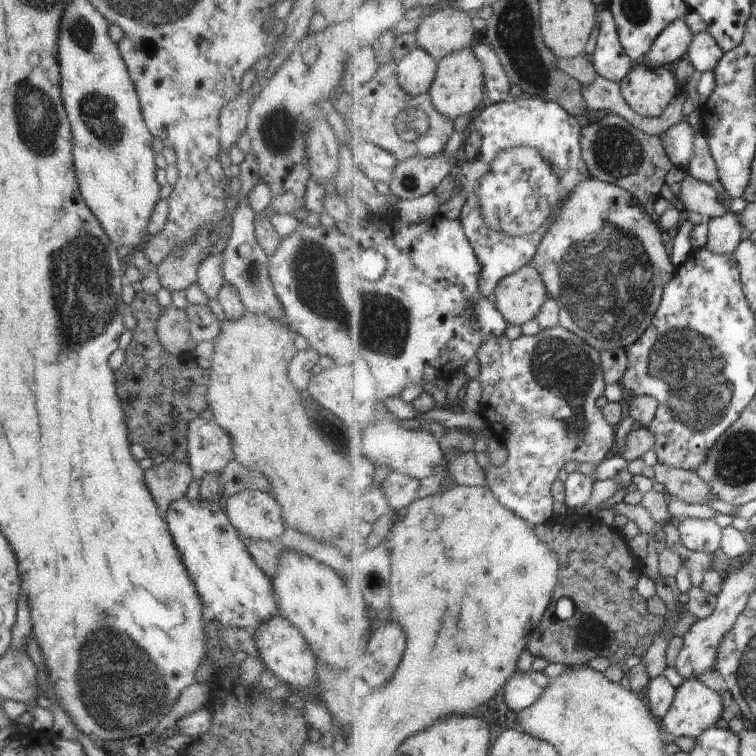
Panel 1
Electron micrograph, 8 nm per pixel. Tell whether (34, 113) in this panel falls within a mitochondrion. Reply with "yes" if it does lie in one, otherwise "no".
yes

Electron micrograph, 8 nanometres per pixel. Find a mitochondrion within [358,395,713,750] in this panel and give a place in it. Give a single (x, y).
(585, 635)

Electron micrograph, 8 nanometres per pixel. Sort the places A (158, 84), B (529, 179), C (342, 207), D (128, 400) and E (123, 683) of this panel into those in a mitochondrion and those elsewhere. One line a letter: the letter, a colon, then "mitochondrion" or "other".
A: other
B: mitochondrion
C: other
D: other
E: mitochondrion

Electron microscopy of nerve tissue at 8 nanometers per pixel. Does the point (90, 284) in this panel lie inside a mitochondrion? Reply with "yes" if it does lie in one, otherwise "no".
yes

